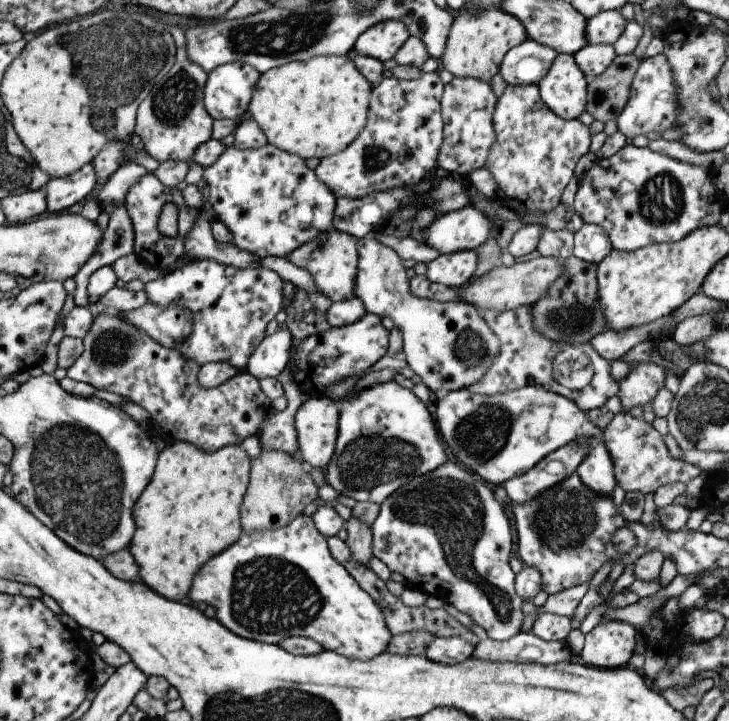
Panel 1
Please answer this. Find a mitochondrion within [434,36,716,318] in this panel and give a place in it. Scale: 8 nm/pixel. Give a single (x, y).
(659, 201)

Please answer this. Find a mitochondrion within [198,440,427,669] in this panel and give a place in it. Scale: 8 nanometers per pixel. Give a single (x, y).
(270, 596)

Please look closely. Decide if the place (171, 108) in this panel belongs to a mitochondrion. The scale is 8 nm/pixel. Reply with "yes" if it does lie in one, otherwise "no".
yes

